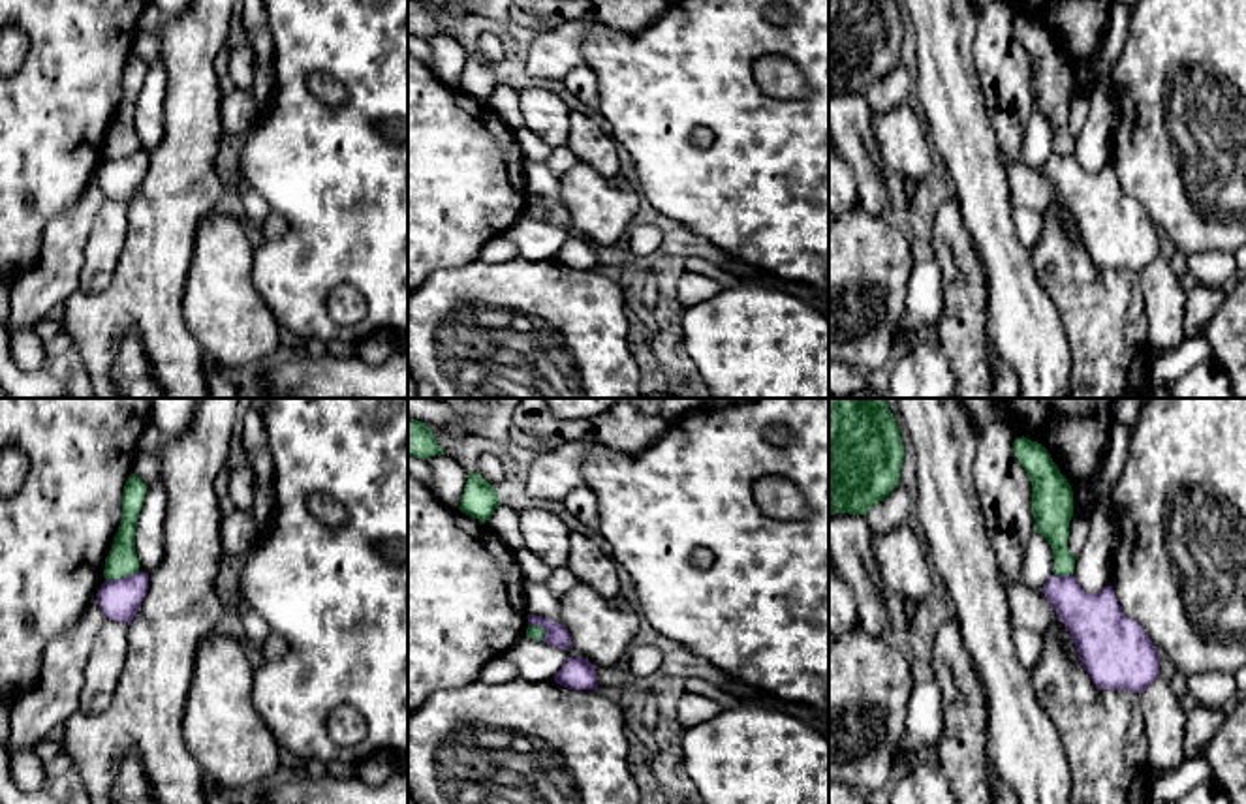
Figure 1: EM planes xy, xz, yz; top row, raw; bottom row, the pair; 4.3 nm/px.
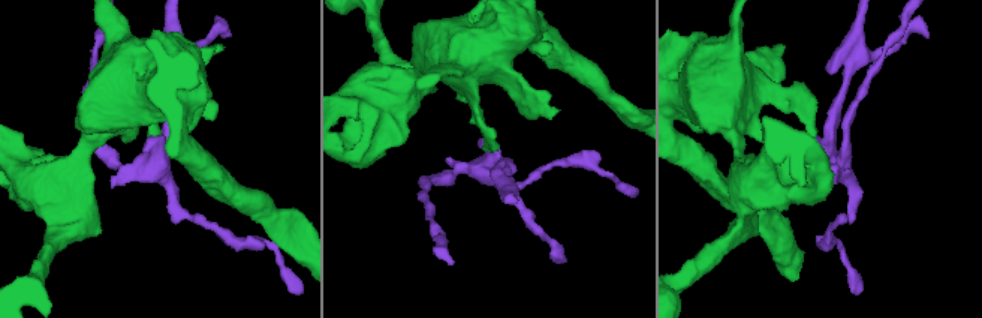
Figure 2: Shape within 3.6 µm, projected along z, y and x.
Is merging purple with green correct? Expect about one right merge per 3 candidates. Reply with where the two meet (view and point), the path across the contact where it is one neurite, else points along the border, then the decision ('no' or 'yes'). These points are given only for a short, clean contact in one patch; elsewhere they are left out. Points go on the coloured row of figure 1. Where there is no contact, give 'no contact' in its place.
xy (124, 577) | along xy (140, 572), (106, 581) | no

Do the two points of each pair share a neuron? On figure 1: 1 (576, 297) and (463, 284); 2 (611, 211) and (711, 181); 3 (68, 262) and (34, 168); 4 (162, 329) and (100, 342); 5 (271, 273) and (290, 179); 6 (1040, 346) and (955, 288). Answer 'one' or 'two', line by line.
1: one
2: two
3: two
4: one
5: one
6: two

